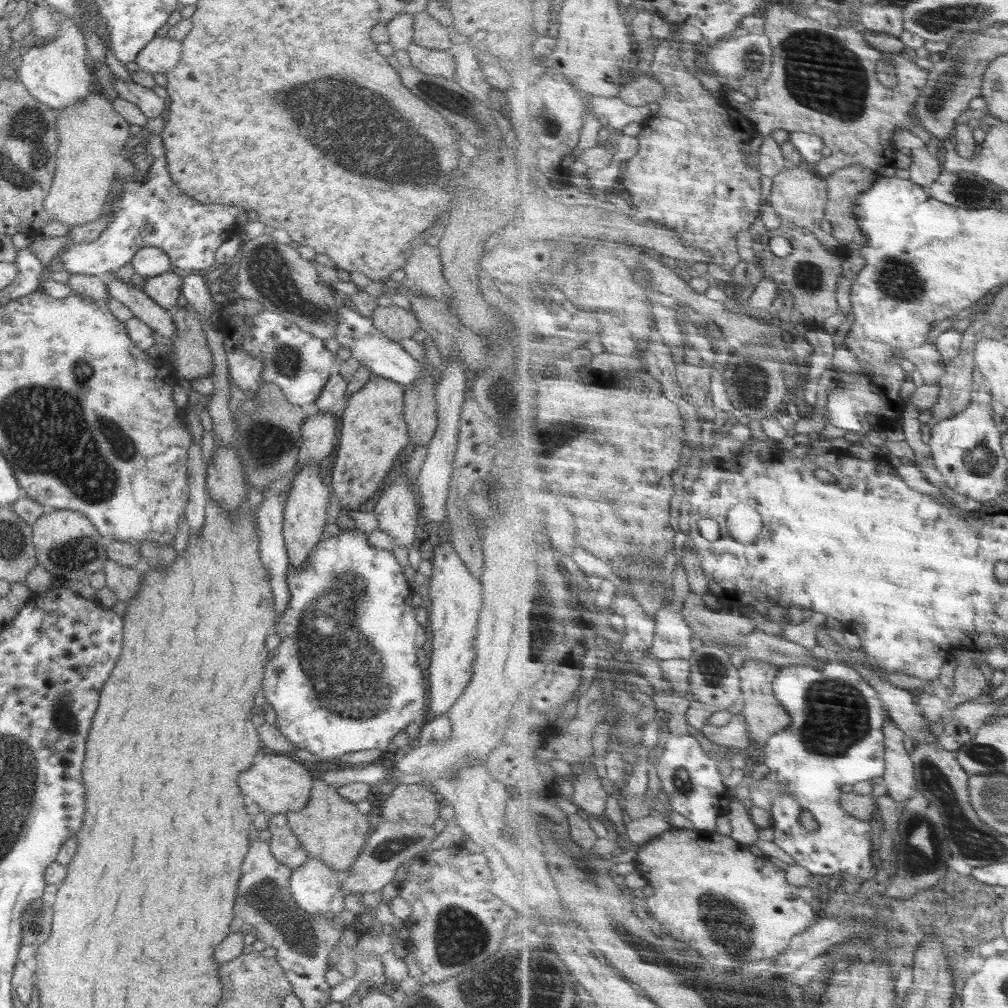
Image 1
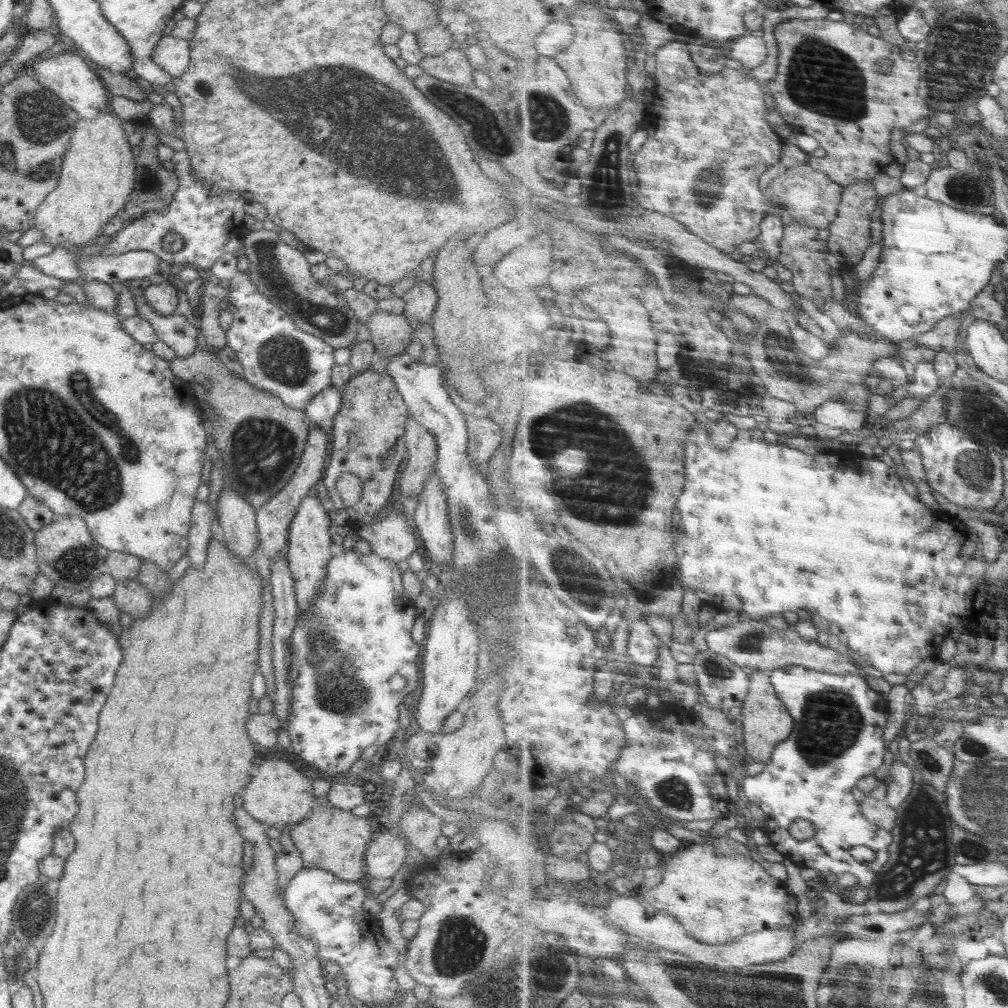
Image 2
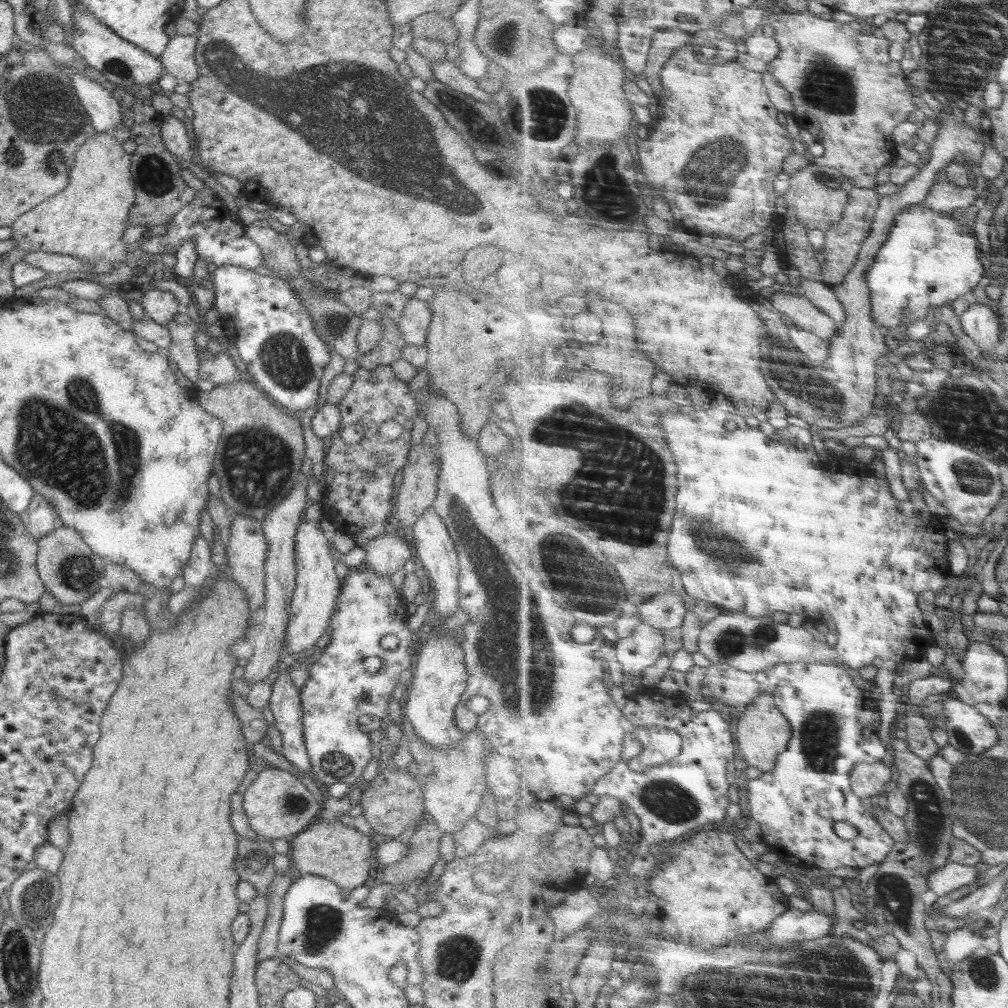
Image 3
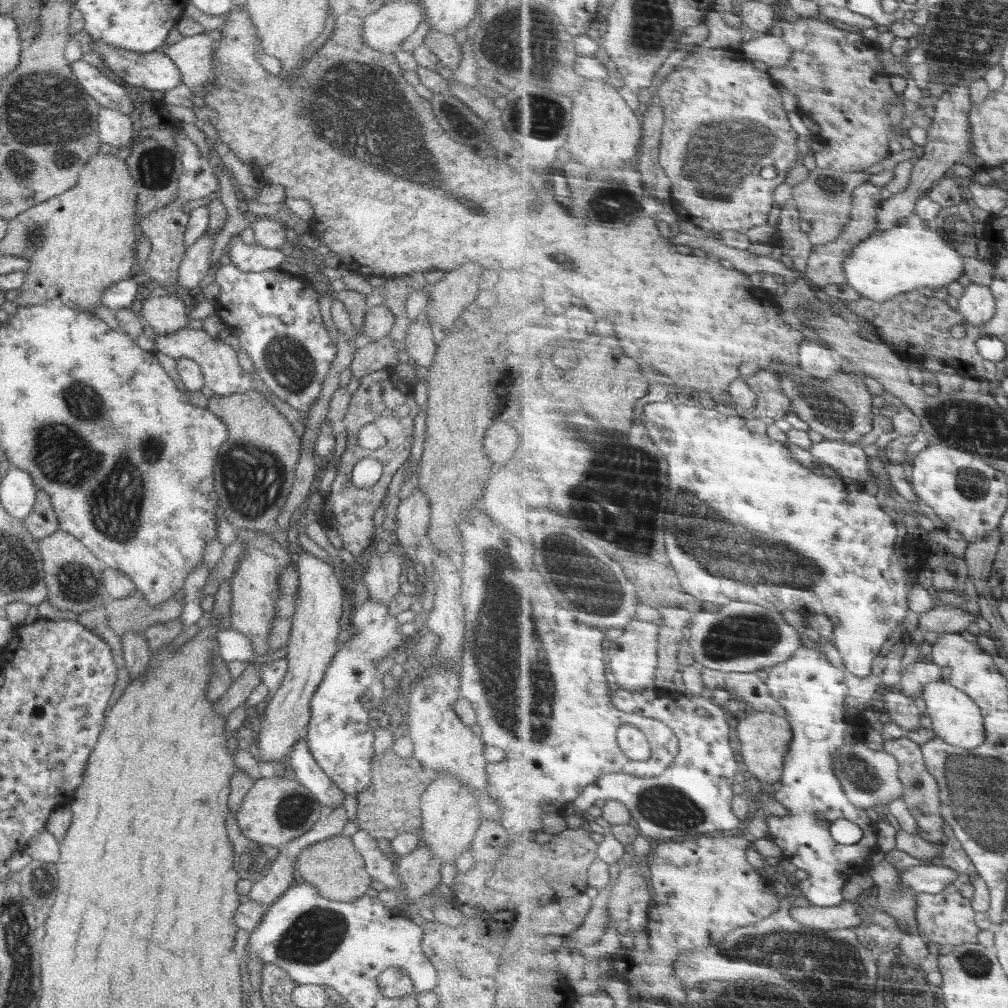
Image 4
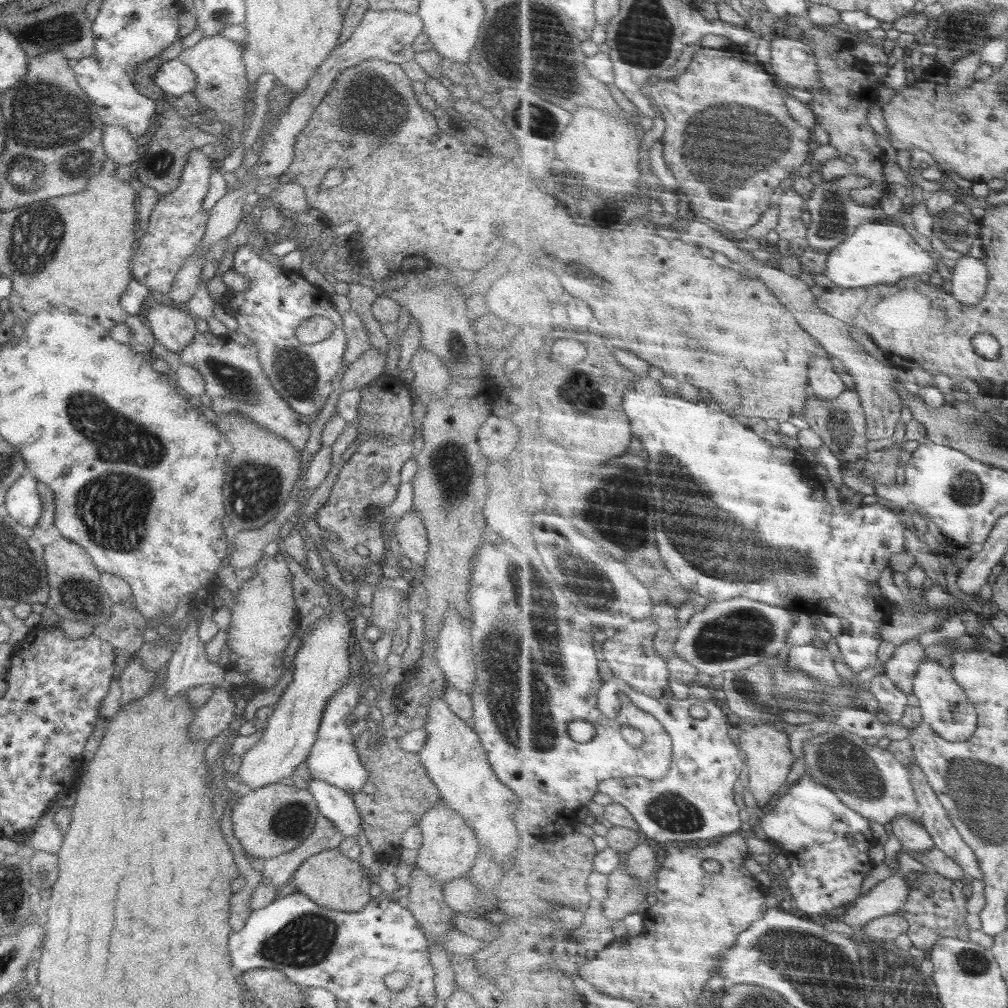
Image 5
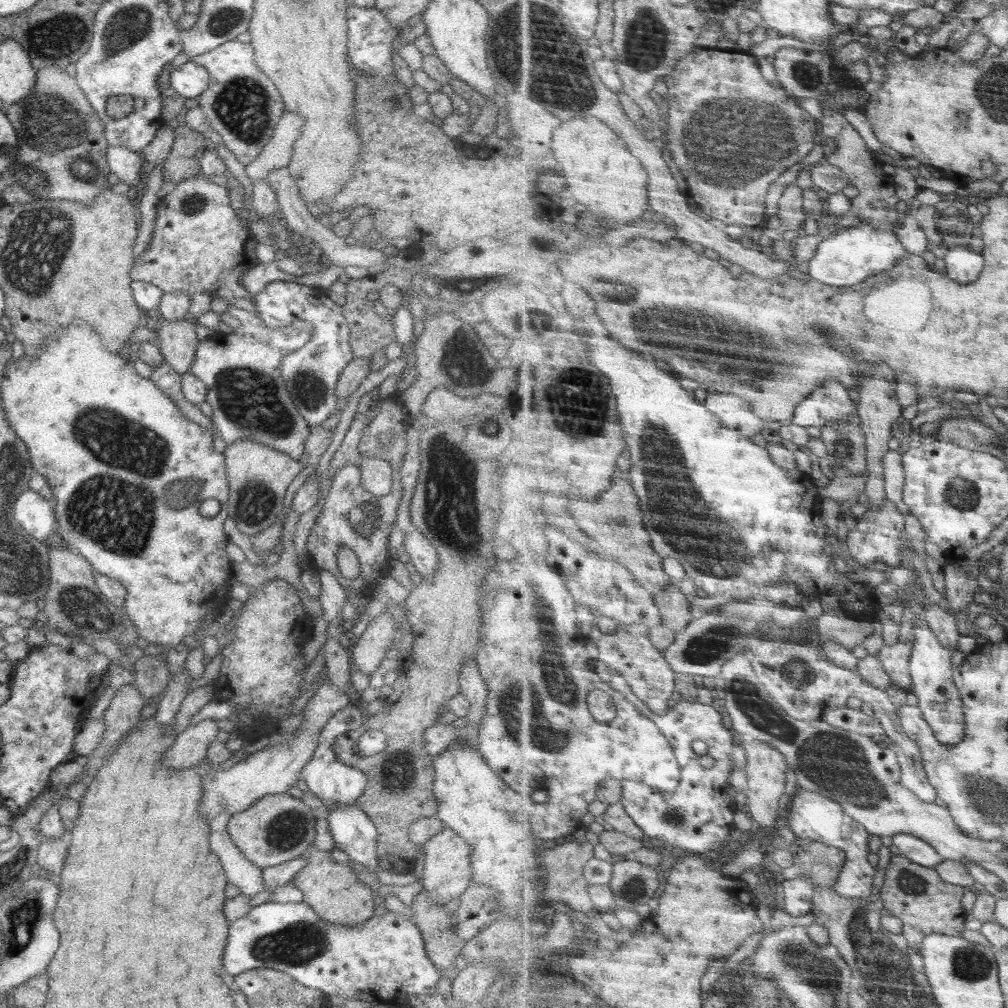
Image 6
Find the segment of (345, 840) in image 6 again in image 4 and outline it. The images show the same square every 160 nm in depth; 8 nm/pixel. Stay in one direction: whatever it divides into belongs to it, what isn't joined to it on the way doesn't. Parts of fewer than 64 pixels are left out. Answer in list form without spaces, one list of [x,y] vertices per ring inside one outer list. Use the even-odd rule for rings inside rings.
[[[307,740],[296,742],[288,757],[295,772],[291,777],[303,784],[322,806],[331,809],[342,806],[346,793],[318,766],[308,750]]]

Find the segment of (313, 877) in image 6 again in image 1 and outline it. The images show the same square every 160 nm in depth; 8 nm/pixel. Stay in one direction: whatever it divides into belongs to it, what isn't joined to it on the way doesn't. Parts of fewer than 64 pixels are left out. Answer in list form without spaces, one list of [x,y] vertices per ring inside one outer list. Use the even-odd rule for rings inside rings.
[[[314,780],[310,800],[302,810],[286,813],[290,830],[310,857],[327,864],[335,873],[346,872],[363,851],[373,829],[375,815],[361,813],[353,802],[338,794],[335,786]]]

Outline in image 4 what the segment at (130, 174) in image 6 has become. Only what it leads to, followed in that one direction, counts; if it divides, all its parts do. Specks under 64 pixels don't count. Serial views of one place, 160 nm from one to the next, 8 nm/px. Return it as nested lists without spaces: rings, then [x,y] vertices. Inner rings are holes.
[[[100,105],[99,108],[97,122],[101,142],[119,150],[130,147],[133,138],[133,123],[129,116]]]

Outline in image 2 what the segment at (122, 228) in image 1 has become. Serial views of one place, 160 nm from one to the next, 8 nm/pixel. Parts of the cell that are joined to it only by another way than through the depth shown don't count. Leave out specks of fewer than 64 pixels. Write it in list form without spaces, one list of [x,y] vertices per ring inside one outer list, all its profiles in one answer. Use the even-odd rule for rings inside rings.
[[[184,151],[174,152],[172,156],[174,174],[178,177],[180,188],[174,194],[166,208],[159,211],[150,211],[140,218],[130,221],[118,233],[111,235],[108,244],[102,248],[102,255],[106,257],[122,255],[131,251],[146,251],[154,254],[161,261],[169,264],[178,264],[198,268],[201,272],[207,272],[224,254],[234,256],[244,254],[244,244],[241,239],[244,236],[244,224],[242,217],[246,214],[245,198],[236,192],[224,192],[219,197],[210,195],[210,187],[194,177],[191,170],[190,158]],[[168,232],[178,232],[184,240],[184,246],[180,252],[166,252],[162,248],[162,240]],[[55,246],[52,253],[40,256],[36,260],[28,261],[38,267],[40,272],[59,278],[63,281],[81,281],[79,265],[76,264],[79,253],[72,252],[67,246]]]

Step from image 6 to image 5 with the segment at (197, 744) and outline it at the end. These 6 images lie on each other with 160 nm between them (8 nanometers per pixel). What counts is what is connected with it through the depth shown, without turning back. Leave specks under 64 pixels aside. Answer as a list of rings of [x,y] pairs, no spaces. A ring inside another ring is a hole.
[[[219,686],[214,687],[213,691],[214,693],[210,699],[201,707],[196,708],[194,718],[191,722],[192,726],[190,726],[190,738],[192,738],[192,740],[202,738],[204,742],[210,743],[214,737],[228,730],[230,722],[235,720],[234,709],[236,705],[234,704],[234,699],[232,699],[230,692]]]

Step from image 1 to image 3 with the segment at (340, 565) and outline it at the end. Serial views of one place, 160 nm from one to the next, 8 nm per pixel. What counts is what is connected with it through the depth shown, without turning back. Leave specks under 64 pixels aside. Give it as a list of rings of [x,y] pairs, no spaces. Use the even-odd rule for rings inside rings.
[[[362,564],[356,569],[351,569],[341,584],[338,604],[330,628],[332,638],[324,647],[324,654],[316,660],[317,664],[310,664],[310,678],[306,681],[305,688],[301,688],[299,694],[301,709],[303,710],[303,734],[304,744],[312,765],[312,771],[317,782],[324,787],[334,784],[334,782],[346,782],[354,786],[355,782],[362,776],[364,768],[372,759],[372,742],[369,734],[359,730],[358,718],[363,714],[368,714],[375,718],[377,723],[386,718],[388,714],[388,701],[391,698],[394,686],[398,684],[400,673],[404,670],[412,669],[412,660],[415,660],[414,652],[417,652],[418,641],[414,632],[407,624],[409,612],[404,600],[398,598],[394,585],[390,578],[379,577],[376,571],[368,564]],[[384,636],[396,636],[399,640],[395,650],[385,650],[380,647],[380,641]],[[380,657],[386,664],[382,672],[369,674],[362,665],[365,658]]]

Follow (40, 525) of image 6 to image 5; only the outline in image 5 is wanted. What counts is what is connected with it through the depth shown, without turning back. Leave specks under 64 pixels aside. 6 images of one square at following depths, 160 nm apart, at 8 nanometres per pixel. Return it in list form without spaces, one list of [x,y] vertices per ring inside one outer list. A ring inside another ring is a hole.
[[[22,476],[13,482],[5,496],[8,514],[20,524],[33,529],[42,514],[42,501],[37,491],[37,479]]]

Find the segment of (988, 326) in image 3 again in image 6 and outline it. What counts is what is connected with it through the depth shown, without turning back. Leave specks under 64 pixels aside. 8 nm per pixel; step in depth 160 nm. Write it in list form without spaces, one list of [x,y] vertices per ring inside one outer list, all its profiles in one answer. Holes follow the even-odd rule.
[[[970,246],[950,249],[944,260],[947,263],[948,275],[962,284],[978,282],[986,266],[984,256],[970,250]]]

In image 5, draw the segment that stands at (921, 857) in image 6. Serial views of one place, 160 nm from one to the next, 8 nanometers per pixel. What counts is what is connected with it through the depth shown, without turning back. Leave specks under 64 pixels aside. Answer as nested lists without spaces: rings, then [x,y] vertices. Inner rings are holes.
[[[898,817],[892,821],[889,829],[902,845],[915,853],[923,853],[936,848],[936,841],[928,829],[912,817]]]

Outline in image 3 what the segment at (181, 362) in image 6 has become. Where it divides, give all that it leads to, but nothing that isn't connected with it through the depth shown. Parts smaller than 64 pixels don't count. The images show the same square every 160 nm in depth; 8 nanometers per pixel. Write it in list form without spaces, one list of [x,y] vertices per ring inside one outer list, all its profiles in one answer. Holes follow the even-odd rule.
[[[161,289],[146,291],[139,303],[143,306],[144,314],[164,326],[178,315],[179,302],[170,291]]]

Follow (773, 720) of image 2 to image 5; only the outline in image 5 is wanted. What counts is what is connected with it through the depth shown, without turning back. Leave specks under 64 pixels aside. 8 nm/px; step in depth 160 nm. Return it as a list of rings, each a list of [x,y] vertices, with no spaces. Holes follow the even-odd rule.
[[[766,723],[745,726],[742,734],[737,739],[746,757],[747,767],[750,770],[750,781],[747,789],[752,791],[756,800],[758,800],[757,806],[762,808],[768,806],[770,800],[774,798],[774,794],[788,784],[792,766],[796,762],[796,756],[794,756],[792,748],[790,748],[790,738],[788,738],[788,734],[784,733],[778,723]]]

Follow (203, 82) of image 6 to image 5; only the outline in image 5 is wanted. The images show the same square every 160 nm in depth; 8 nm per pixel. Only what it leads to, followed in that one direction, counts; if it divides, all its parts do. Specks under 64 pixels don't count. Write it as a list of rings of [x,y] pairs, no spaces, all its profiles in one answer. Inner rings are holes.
[[[173,59],[160,64],[153,74],[153,81],[163,92],[180,96],[184,92],[193,92],[197,76],[181,60]]]

